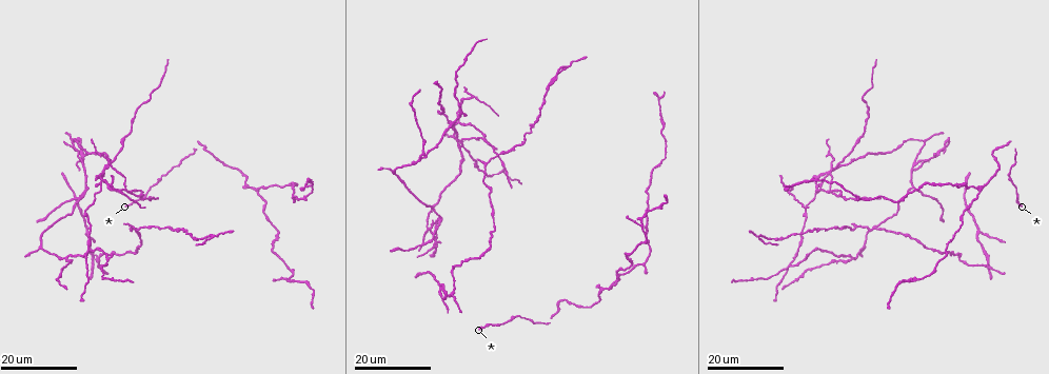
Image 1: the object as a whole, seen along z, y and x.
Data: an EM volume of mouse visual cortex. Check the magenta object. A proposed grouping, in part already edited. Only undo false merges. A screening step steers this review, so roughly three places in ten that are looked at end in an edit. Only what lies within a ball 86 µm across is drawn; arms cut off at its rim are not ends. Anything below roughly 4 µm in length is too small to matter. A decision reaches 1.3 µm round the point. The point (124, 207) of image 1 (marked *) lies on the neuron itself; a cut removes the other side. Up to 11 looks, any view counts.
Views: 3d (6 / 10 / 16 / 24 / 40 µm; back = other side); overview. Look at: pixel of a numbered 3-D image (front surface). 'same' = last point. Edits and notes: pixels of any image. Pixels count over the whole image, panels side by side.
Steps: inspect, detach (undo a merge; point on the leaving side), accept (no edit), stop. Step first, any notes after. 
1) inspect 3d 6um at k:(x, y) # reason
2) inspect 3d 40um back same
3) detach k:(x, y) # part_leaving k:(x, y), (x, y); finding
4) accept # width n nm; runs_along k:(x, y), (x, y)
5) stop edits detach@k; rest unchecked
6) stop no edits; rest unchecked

inspect 3d 16um at 1:(258, 192) # side arm on a straight run

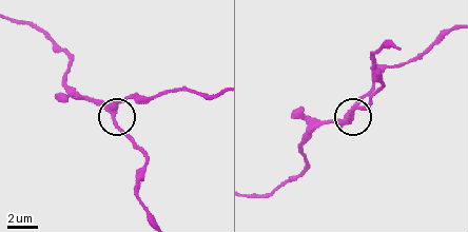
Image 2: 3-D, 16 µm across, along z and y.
inspect 3d 6um at 2:(348, 115)

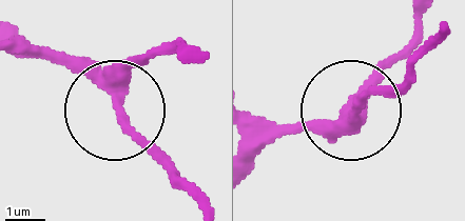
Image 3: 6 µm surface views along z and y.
accept # arms 3; runs_along 3:(256, 159), (286, 133), (327, 126), (413, 73); all the same neuron

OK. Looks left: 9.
inspect 3d 16um at 1:(916, 278) # arms part here

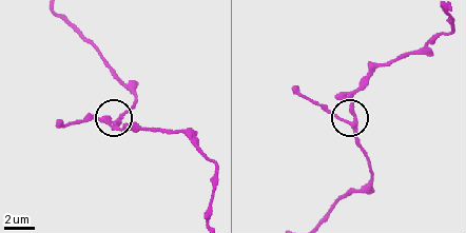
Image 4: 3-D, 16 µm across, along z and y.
inspect 3d 10um at 4:(352, 121)

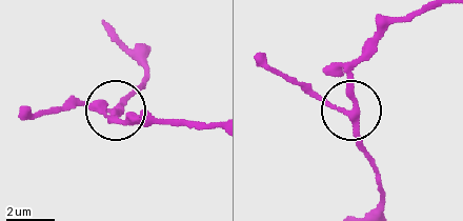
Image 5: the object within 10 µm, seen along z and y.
accept # arms 3; runs_along 5:(369, 208), (381, 191), (356, 118), (299, 84); continuous, no second neuron

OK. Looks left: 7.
inspect 3d 16um at 1:(918, 162) # side arm on a straight run

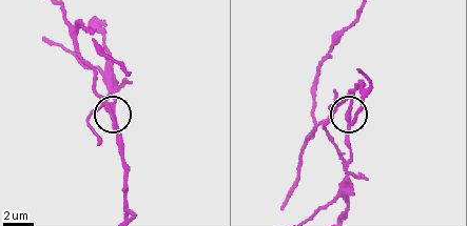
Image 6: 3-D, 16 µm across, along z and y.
inspect 3d 10um at 6:(351, 105) # closer look

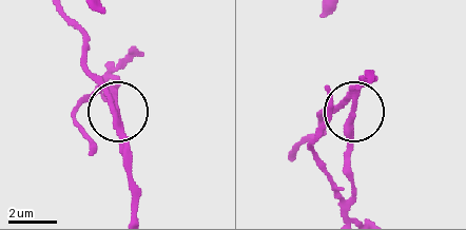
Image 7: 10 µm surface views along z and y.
detach 7:(92, 144) # width 210 nm; part_leaving 7:(121, 123), (115, 69); a second neuron is stuck on

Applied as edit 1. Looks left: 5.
inspect overview

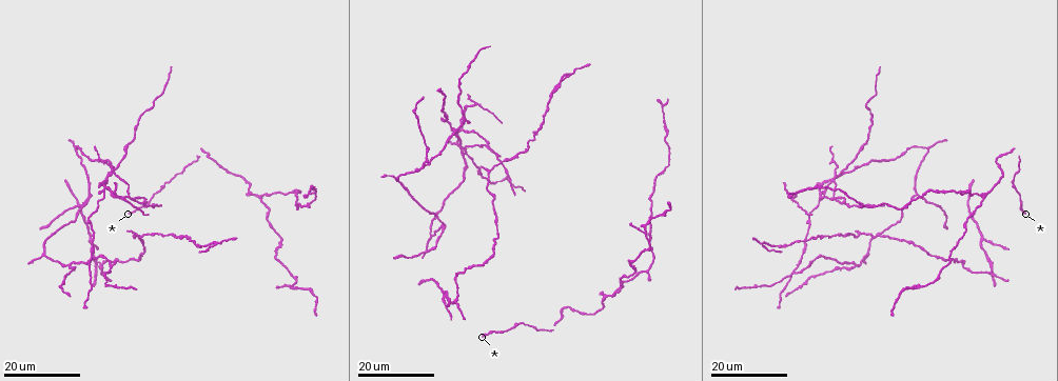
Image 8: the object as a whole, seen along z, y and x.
inspect 3d 24um at 8:(70, 265)

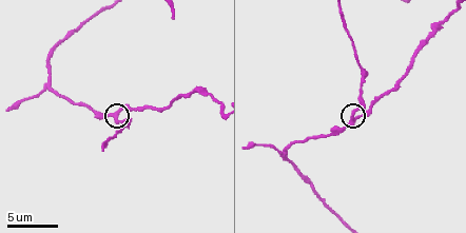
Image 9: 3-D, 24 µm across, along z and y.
inspect 3d 6um at 9:(352, 120)

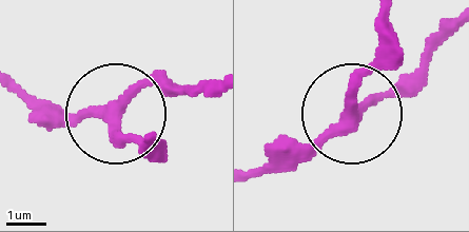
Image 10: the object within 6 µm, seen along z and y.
accept # arms 3; runs_along 10:(16, 83), (77, 113), (114, 113), (154, 160); continuous, no second neuron

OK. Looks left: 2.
inspect 3d 16um at 8:(217, 244) # three-way junction

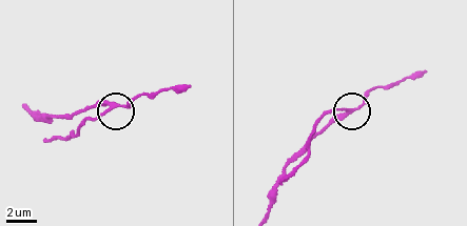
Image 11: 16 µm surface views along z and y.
inspect 3d 10um at 11:(111, 108)

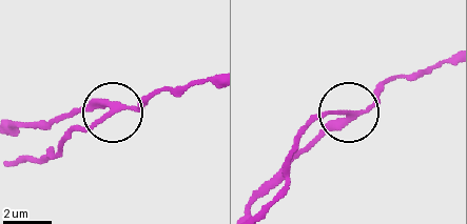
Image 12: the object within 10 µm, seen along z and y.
detach 12:(89, 128) # width 200 nm; a second neuron is stuck on

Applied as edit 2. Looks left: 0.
stop edits detach@7, detach@12; rest unchecked

